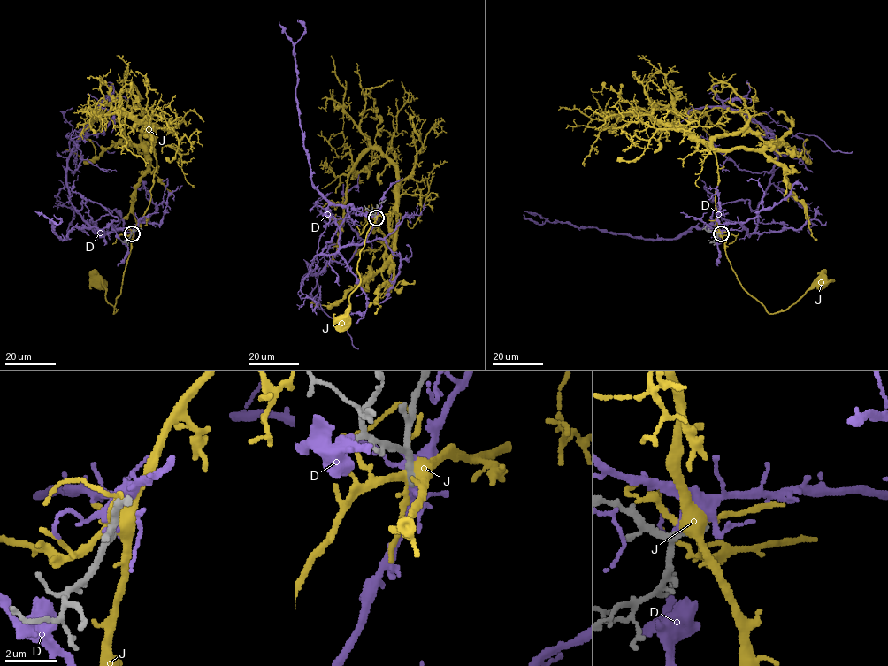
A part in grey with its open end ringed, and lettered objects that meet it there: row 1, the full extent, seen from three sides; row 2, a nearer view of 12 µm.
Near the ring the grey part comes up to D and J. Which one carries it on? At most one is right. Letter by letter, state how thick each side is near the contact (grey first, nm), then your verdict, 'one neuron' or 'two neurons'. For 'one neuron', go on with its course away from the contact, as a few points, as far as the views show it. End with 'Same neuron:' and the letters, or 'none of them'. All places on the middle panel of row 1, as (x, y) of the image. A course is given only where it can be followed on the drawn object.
D: 280 nm thick on the grey side, 380 nm on the other; two neurons
J: 240 nm thick on the grey side, 440 nm on the other; two neurons
Same neuron: none of them

